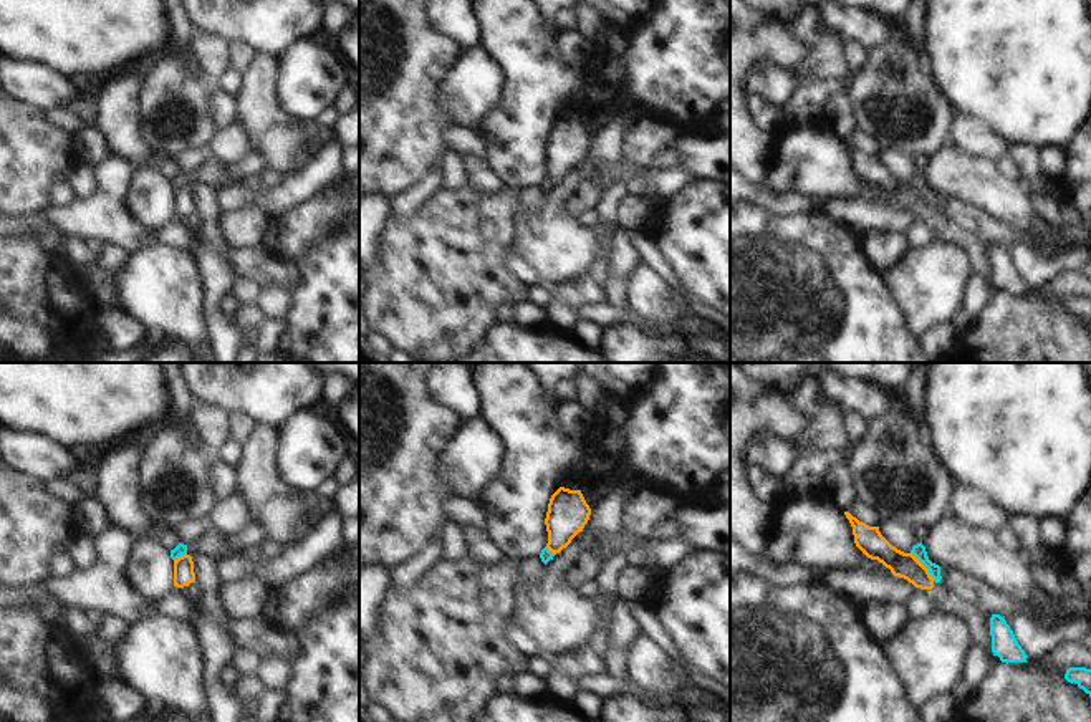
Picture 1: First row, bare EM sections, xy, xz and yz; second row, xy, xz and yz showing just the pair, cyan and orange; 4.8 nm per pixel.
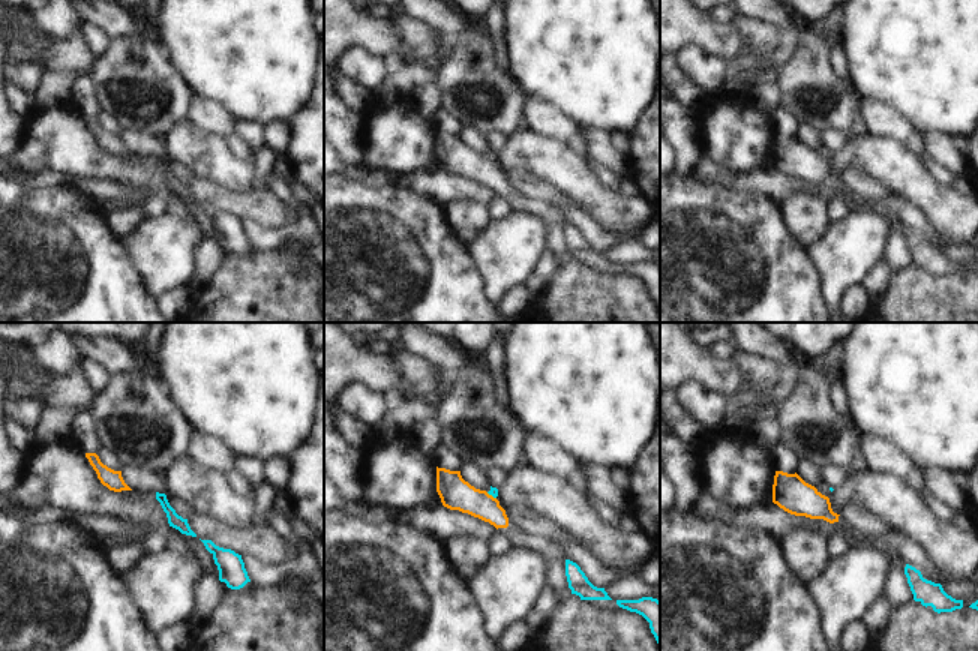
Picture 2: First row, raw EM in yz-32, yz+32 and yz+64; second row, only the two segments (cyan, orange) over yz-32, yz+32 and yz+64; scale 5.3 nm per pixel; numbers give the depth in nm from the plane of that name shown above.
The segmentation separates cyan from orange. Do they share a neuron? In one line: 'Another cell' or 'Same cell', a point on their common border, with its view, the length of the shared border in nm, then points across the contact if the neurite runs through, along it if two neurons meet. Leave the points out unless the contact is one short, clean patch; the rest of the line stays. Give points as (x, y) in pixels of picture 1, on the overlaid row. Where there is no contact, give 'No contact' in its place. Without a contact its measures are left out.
Another cell. Touches cyan at yz (924, 565). Shared border 180 nm. Boundary: yz (911, 552), (934, 580).

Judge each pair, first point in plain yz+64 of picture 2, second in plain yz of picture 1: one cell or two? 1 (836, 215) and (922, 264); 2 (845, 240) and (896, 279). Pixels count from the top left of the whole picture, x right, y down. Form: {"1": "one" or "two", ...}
{"1": "two", "2": "one"}

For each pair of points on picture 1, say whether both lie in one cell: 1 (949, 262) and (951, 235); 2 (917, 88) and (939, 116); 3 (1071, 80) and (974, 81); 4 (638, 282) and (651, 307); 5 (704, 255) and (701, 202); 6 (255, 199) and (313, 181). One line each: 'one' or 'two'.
1: two
2: one
3: one
4: one
5: one
6: one

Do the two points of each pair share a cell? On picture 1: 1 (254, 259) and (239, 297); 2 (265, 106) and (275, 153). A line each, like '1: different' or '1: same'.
1: different
2: same

